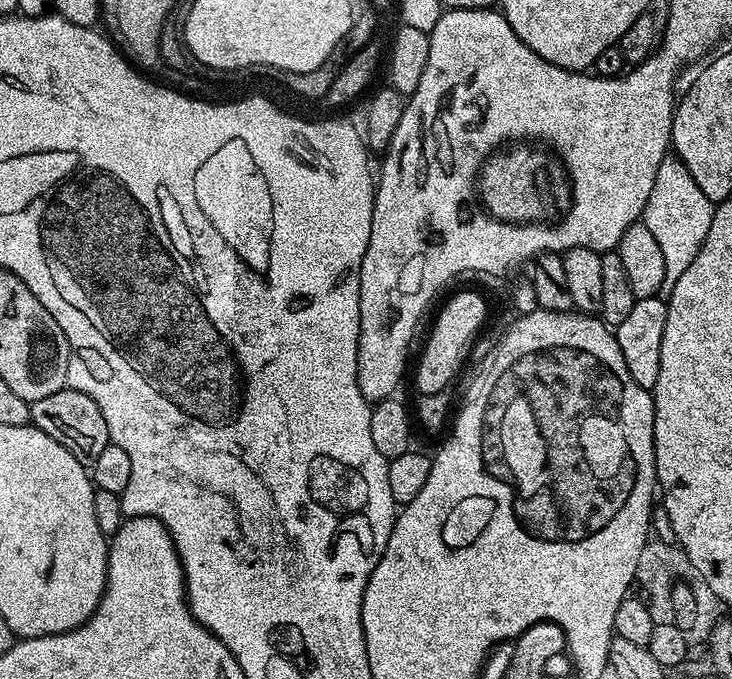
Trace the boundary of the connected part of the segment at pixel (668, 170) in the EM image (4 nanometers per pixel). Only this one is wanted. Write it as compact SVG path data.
M669 154L658 166L658 174L654 174L654 190L650 190L650 198L644 207L642 223L654 234L662 255L666 261L666 278L662 282L661 297L668 297L674 290L678 278L694 262L702 242L706 242L706 234L710 234L710 222L714 211L714 202L698 190L698 182L690 178L690 170L675 155Z

